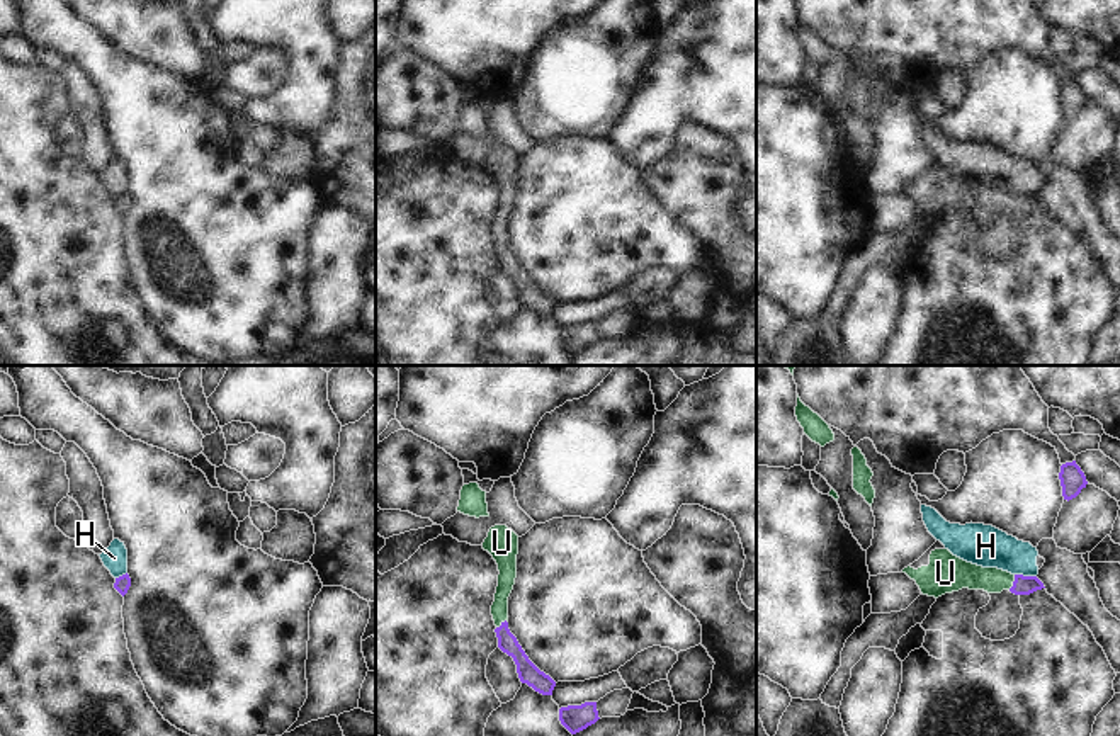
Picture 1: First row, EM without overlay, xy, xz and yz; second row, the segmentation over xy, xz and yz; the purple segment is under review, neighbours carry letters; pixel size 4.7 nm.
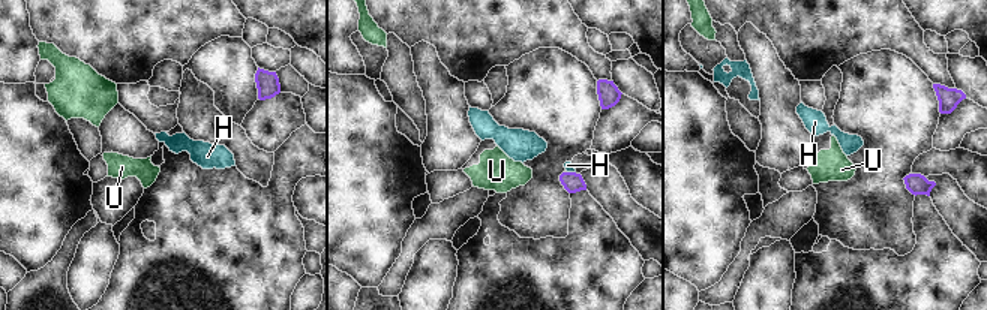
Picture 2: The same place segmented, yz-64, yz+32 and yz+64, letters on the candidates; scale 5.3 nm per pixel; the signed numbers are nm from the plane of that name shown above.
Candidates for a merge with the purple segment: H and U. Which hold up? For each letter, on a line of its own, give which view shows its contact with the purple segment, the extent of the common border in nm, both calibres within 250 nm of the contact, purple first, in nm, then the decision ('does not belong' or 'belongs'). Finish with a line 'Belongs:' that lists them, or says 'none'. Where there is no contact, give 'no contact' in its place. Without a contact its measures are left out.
H: yz | 110 nm | 100/200 nm | does not belong
U: yz | 80 nm | 100/130 nm | belongs
Belongs: U

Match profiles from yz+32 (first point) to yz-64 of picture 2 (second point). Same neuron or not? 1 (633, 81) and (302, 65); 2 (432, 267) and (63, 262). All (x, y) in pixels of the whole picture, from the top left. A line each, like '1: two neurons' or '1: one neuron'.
1: two neurons
2: two neurons

